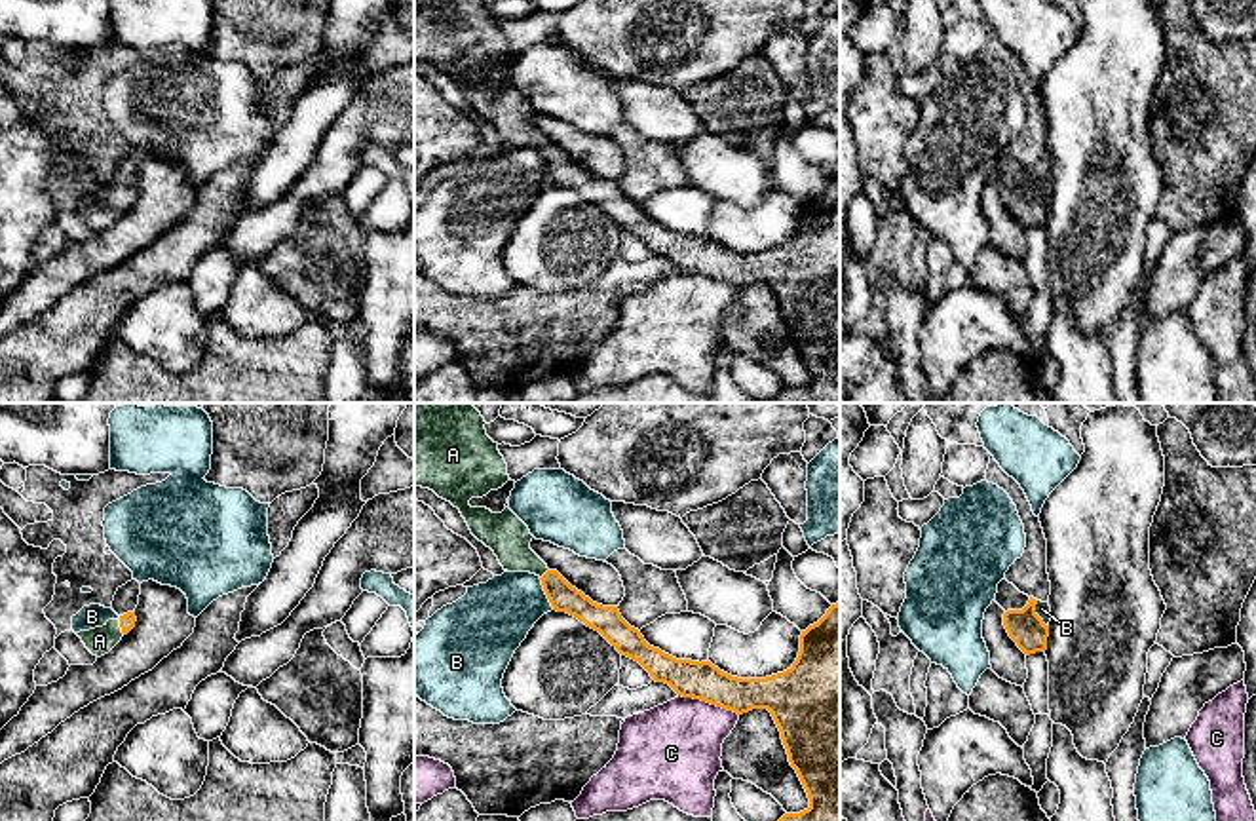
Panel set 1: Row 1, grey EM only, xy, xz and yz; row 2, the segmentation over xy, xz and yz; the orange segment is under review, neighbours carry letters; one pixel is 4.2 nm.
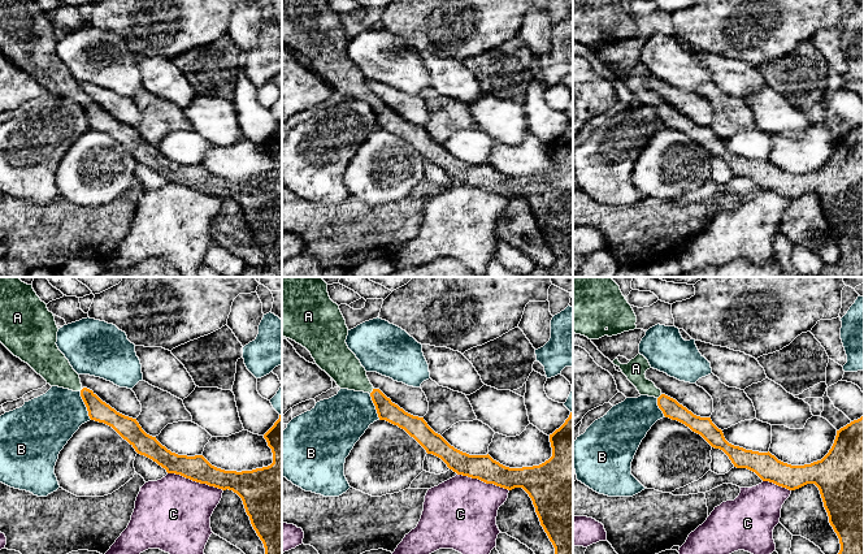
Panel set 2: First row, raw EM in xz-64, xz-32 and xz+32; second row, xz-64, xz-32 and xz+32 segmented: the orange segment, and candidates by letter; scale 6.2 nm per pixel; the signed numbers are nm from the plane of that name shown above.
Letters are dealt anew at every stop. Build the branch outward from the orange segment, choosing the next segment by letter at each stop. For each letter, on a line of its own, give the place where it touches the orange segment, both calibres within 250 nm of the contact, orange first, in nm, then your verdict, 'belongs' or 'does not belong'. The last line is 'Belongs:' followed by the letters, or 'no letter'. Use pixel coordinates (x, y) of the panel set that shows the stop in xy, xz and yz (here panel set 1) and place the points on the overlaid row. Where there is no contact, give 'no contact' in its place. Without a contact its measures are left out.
A: contact xy (120, 626); calibres 70 and 120 nm; belongs
B: contact xz (546, 593); calibres 120 and 320 nm; does not belong
C: contact xz (709, 702); calibres 160 and 380 nm; does not belong
Belongs: A

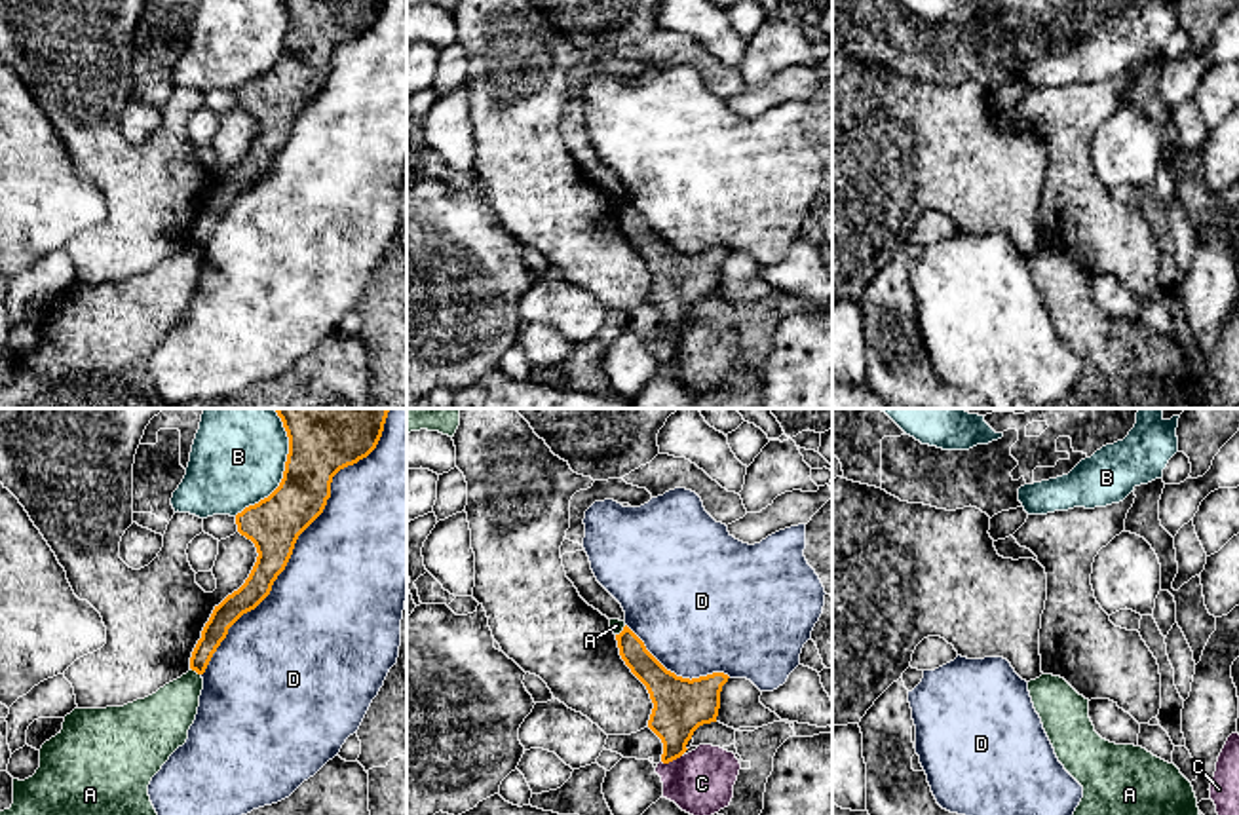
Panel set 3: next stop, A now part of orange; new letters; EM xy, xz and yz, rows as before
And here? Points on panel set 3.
A: contact xy (196, 671); calibres 100 and 220 nm; does not belong
B: contact xy (285, 470); calibres 340 and 400 nm; does not belong
C: contact xz (671, 760); calibres 240 and 280 nm; does not belong
D: contact xy (297, 538); calibres 220 and 480 nm; does not belong
Belongs: no letter

